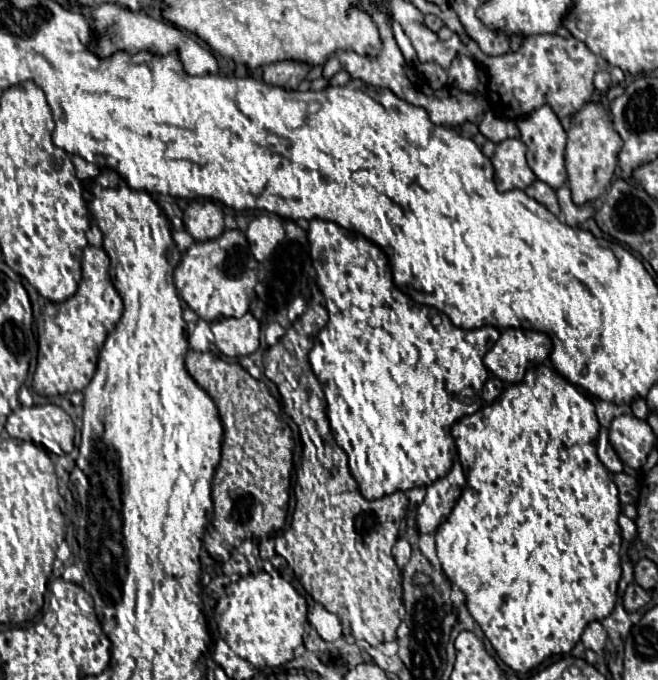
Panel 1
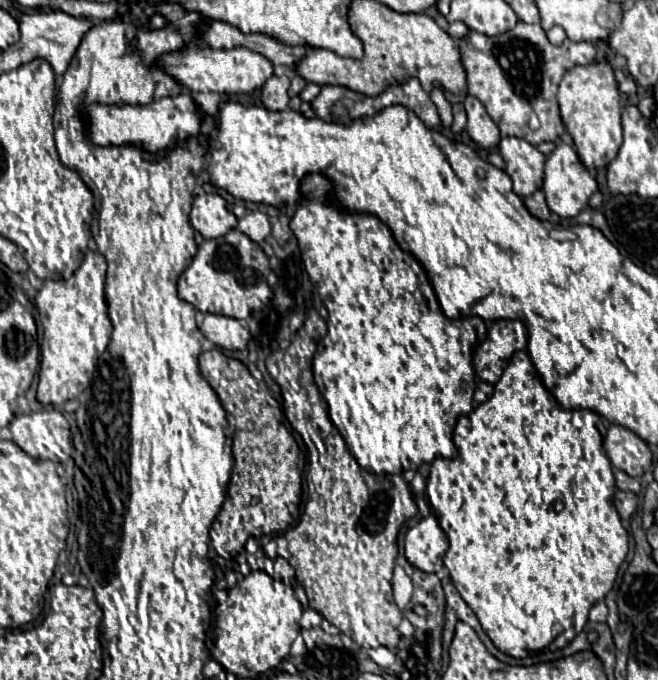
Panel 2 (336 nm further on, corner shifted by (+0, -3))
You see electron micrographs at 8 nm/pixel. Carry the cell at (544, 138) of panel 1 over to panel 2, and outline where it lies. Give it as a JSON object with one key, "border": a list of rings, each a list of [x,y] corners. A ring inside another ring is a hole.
{"border":[[[559,142],[555,152],[547,156],[545,162],[545,182],[543,182],[543,192],[547,198],[547,204],[551,212],[559,214],[561,218],[573,218],[581,210],[587,208],[587,202],[591,194],[597,190],[597,180],[591,176],[591,172],[581,164],[575,148],[571,148],[565,142]]]}

